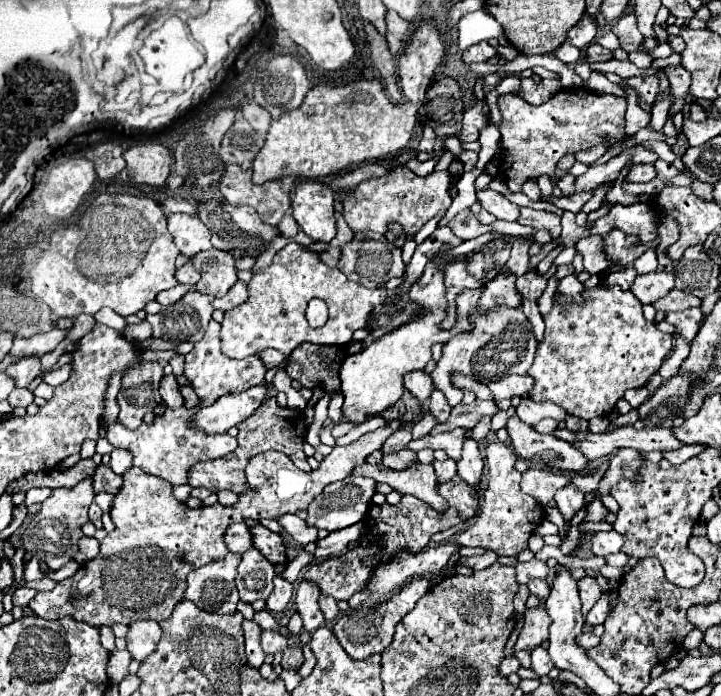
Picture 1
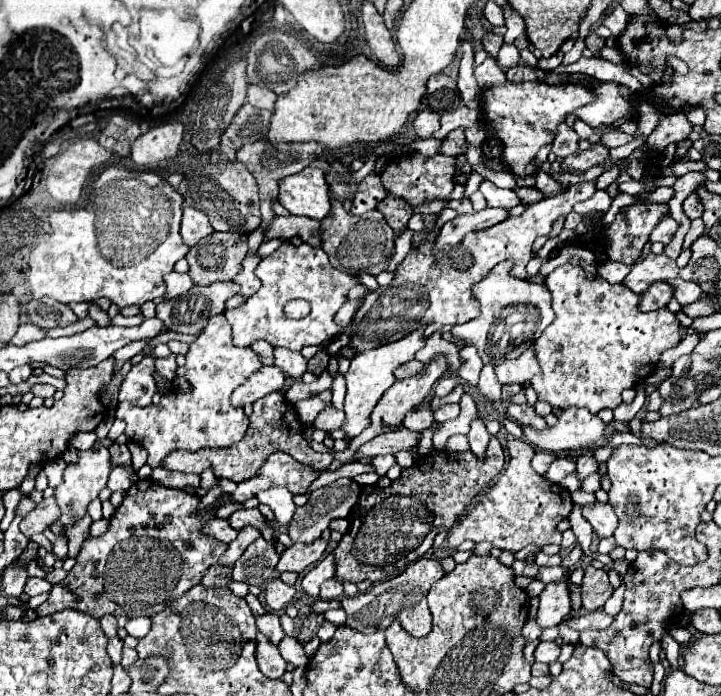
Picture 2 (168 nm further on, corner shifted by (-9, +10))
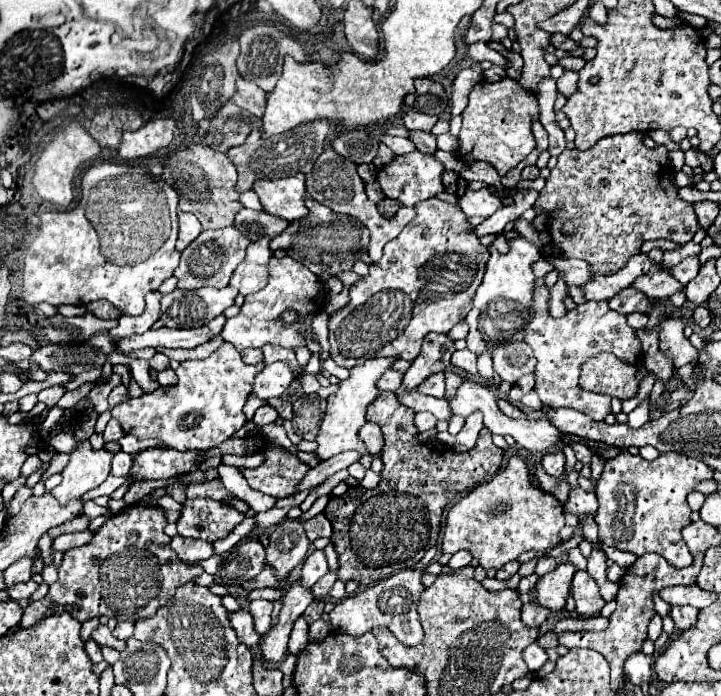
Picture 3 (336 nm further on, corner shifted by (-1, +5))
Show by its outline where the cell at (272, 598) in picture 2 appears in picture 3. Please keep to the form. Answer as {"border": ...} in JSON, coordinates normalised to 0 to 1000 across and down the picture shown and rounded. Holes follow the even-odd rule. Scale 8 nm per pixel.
{"border":[[[352,862],[347,865],[347,882],[352,888],[352,902],[361,914],[366,914],[377,899],[377,865],[372,862]]]}

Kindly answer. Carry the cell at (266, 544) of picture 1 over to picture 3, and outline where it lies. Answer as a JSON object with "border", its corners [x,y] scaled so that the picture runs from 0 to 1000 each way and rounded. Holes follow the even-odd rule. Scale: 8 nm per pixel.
{"border":[[[269,716],[255,721],[244,756],[247,770],[252,773],[300,779],[313,773],[336,747],[338,739],[311,721],[294,716]]]}

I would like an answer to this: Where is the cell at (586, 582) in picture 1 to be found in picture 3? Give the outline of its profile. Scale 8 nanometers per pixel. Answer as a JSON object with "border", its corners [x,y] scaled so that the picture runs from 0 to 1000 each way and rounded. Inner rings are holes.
{"border":[[[802,819],[796,825],[793,859],[799,865],[799,879],[804,885],[827,885],[827,882],[832,882],[832,876],[838,871],[838,862],[829,851],[827,836],[810,819]]]}

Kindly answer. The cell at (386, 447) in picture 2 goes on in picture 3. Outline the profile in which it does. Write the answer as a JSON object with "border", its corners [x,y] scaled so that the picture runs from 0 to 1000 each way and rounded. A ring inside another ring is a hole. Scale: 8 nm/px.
{"border":[[[474,649],[452,664],[444,664],[438,672],[430,672],[424,678],[424,684],[419,687],[419,693],[413,695],[413,704],[411,707],[419,707],[419,704],[427,704],[427,701],[438,701],[444,698],[455,684],[460,684],[463,678],[474,675],[474,672],[483,672],[488,664],[497,664],[499,661],[499,652],[497,649]]]}

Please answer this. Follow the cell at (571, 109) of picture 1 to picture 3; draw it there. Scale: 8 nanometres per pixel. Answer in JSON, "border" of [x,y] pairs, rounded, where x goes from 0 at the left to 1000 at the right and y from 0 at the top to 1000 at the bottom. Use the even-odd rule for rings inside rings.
{"border":[[[696,112],[693,118],[674,118],[666,115],[655,132],[646,158],[641,161],[641,187],[638,187],[638,227],[652,233],[674,233],[699,253],[707,241],[724,233],[738,213],[743,210],[738,193],[738,167],[746,164],[746,147],[741,132],[727,129],[716,115]]]}

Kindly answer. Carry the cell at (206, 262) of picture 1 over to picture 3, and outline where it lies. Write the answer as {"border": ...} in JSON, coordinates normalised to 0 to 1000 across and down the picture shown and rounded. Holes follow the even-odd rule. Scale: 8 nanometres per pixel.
{"border":[[[325,325],[305,328],[305,330],[283,330],[269,348],[264,348],[252,359],[252,371],[247,385],[241,388],[241,397],[247,399],[244,414],[250,417],[269,417],[280,411],[294,411],[294,414],[311,414],[319,405],[322,391],[327,382],[336,376],[341,356],[347,345],[338,342],[336,333],[330,333]]]}

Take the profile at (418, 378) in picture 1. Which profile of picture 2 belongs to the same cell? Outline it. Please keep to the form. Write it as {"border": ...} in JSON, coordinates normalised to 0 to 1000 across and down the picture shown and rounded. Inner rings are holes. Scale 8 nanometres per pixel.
{"border":[[[574,516],[574,519],[566,519],[560,527],[555,527],[555,530],[552,530],[552,539],[549,539],[549,545],[580,539],[585,530],[588,530],[588,522],[585,522],[585,519],[577,519],[577,516]]]}

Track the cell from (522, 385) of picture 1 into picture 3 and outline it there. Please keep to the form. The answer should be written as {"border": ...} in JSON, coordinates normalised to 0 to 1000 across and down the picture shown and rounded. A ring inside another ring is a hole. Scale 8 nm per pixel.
{"border":[[[707,491],[699,497],[685,500],[685,532],[696,546],[705,546],[713,552],[721,540],[735,537],[743,526],[743,514],[738,511],[738,503],[730,491]]]}

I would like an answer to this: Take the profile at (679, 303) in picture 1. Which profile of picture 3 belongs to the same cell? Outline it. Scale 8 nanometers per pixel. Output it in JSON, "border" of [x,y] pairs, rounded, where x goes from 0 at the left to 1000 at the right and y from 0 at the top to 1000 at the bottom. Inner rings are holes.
{"border":[[[863,417],[863,422],[854,422],[852,428],[843,431],[843,440],[857,445],[860,451],[874,451],[874,448],[896,448],[902,445],[899,425],[893,425],[888,417]]]}

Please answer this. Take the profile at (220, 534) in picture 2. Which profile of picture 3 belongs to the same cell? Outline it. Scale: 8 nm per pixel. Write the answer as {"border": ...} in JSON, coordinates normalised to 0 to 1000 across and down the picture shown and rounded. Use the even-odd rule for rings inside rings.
{"border":[[[241,770],[236,776],[239,790],[244,793],[247,805],[266,810],[266,807],[277,807],[294,799],[294,782],[291,779],[280,779],[280,776],[264,776],[264,773],[252,773],[252,770]]]}

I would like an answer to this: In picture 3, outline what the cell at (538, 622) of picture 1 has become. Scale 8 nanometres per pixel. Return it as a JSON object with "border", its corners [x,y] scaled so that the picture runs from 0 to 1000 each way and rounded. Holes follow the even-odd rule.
{"border":[[[791,807],[774,810],[766,822],[755,825],[746,833],[746,865],[766,879],[777,879],[782,874],[782,865],[791,853],[791,836],[799,822],[799,813]]]}

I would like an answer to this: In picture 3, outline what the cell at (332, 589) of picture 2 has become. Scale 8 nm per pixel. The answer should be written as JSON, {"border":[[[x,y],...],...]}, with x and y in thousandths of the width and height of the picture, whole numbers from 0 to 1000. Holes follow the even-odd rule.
{"border":[[[455,822],[452,828],[447,828],[438,839],[436,839],[436,845],[433,845],[433,851],[436,851],[436,859],[452,859],[455,856],[455,851],[458,851],[458,845],[460,845],[460,839],[469,833],[469,828],[463,825],[463,822]]]}

